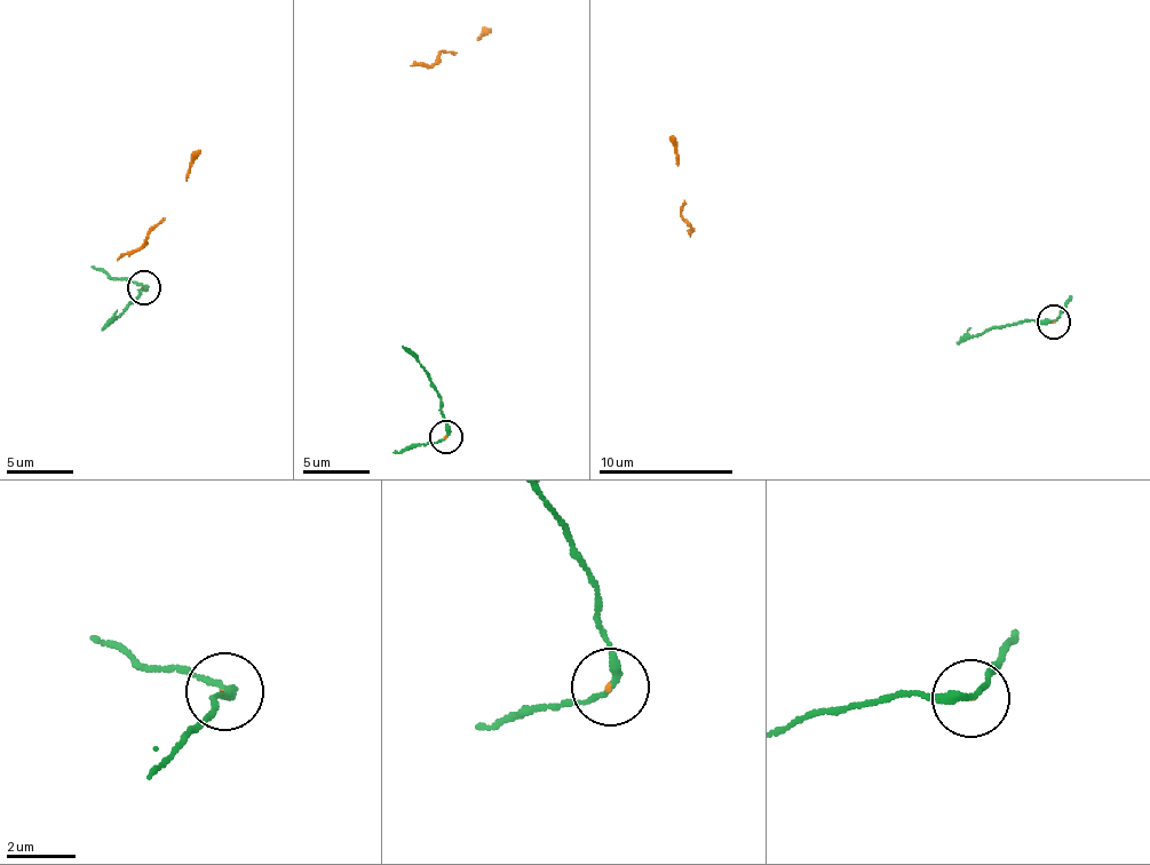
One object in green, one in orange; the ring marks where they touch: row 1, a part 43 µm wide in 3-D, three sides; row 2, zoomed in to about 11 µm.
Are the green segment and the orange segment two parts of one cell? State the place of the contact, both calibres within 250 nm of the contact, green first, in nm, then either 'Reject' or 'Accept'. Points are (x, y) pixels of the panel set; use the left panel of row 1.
Place: (143, 287). Thickness 200 nm (green) against 50 nm. Accept

